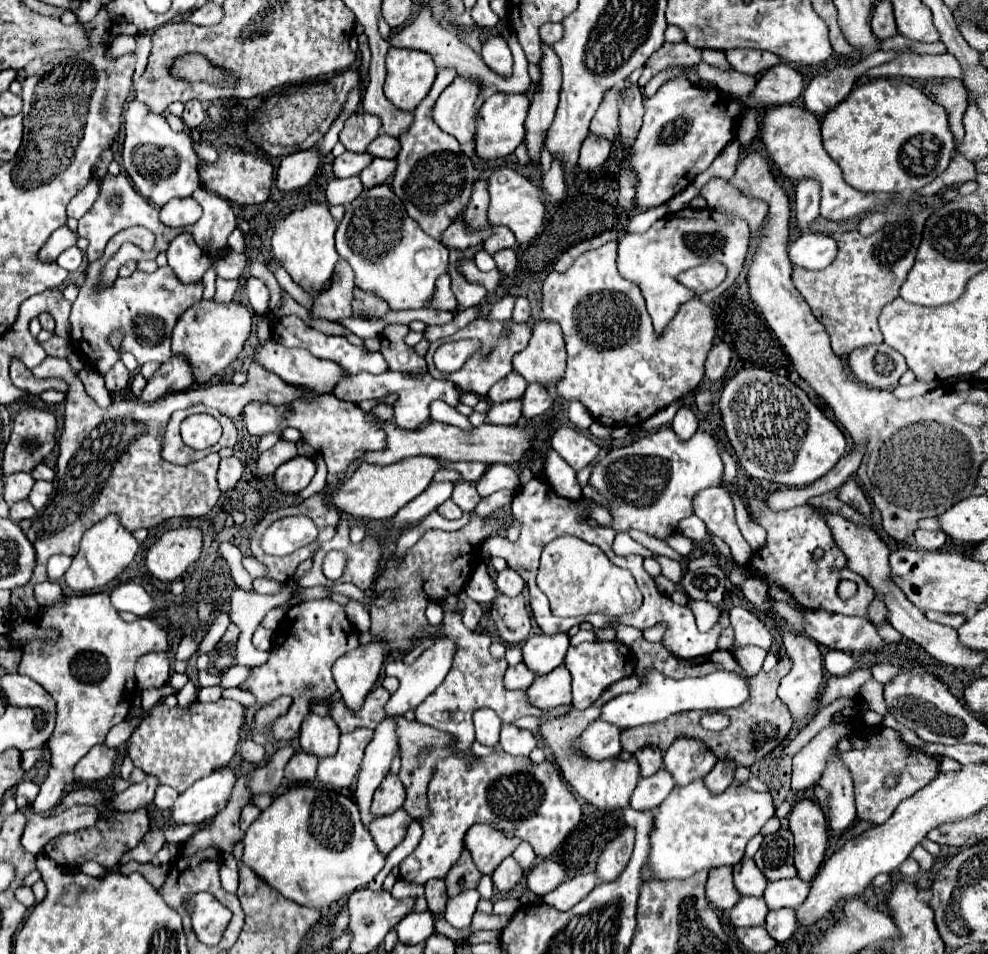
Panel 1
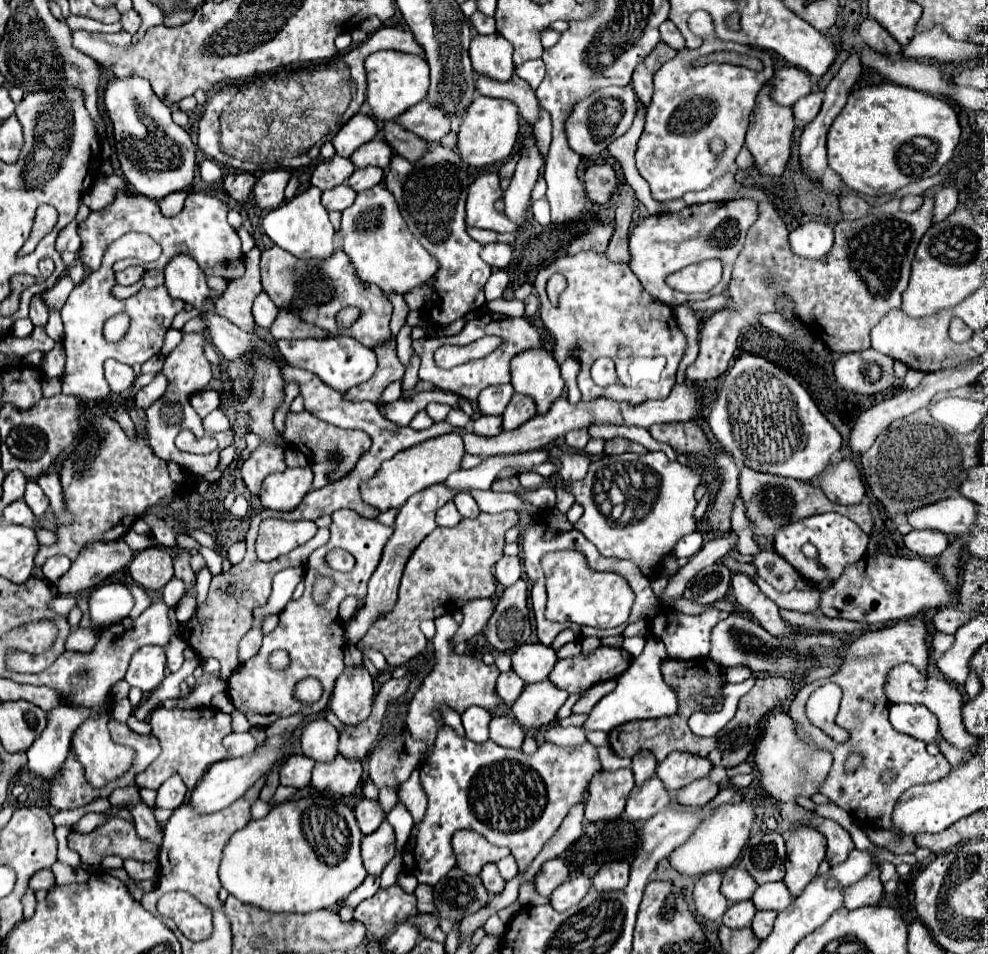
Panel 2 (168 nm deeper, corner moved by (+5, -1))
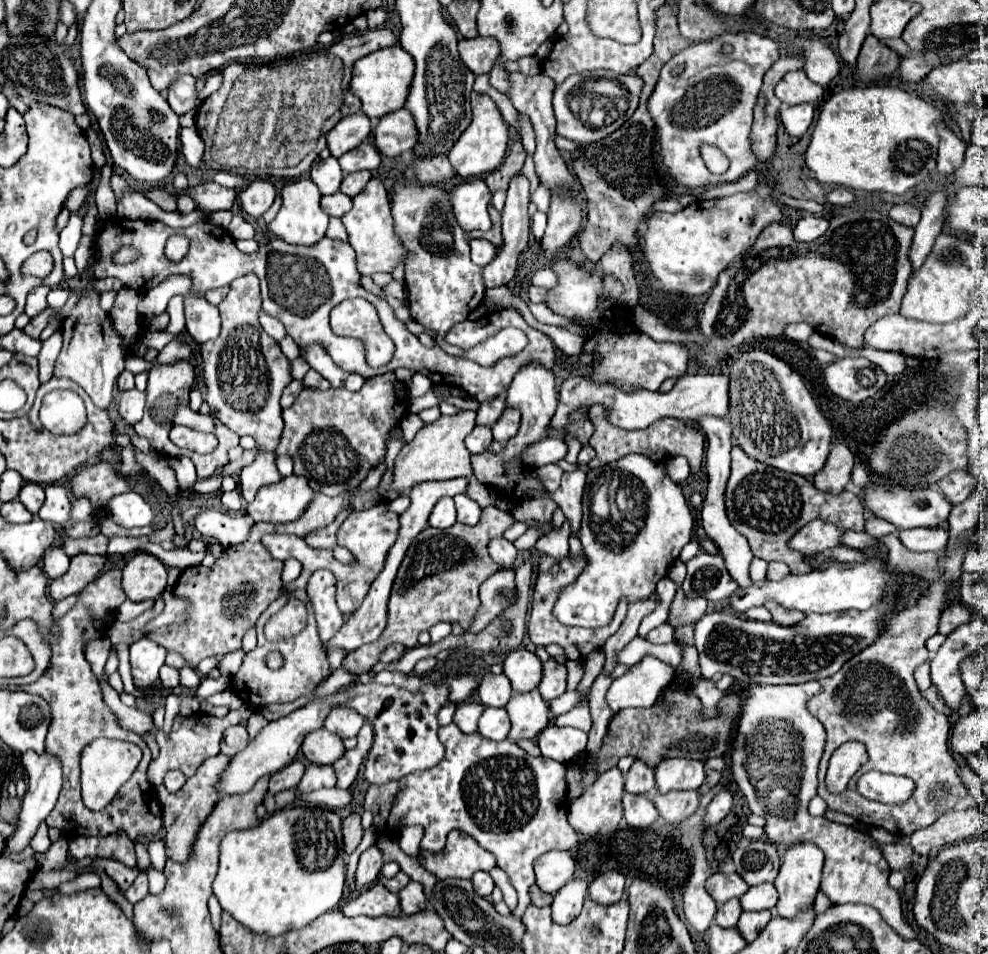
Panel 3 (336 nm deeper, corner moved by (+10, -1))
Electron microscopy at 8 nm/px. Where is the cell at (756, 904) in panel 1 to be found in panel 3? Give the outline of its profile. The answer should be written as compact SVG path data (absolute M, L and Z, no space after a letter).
M732 898L730 902L726 902L726 904L722 904L722 906L718 908L714 922L716 922L718 926L722 926L722 928L734 928L736 922L738 922L738 918L740 918L740 914L742 914L740 900L738 900L738 898Z

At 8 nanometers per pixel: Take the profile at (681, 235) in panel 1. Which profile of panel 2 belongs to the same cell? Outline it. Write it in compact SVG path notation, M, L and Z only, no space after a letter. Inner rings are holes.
M739 198L739 200L729 200L729 202L709 202L709 204L697 204L697 206L687 206L681 212L673 214L657 214L645 218L629 236L629 250L631 250L631 270L643 284L643 288L661 302L669 302L671 306L679 306L687 300L705 300L713 294L721 294L729 280L731 280L731 270L735 264L735 258L739 256L745 234L749 226L759 218L757 212L757 202L751 198ZM707 258L719 258L723 262L723 278L721 282L705 294L677 294L677 290L669 288L665 278L689 264L703 262Z

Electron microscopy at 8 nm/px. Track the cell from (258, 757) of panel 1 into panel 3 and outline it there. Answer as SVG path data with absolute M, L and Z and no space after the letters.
M230 726L226 732L224 732L224 738L222 738L222 754L224 756L234 756L236 752L244 750L246 744L250 742L250 736L246 732L244 726Z

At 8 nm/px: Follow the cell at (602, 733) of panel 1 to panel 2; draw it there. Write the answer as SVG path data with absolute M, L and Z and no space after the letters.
M451 726L439 728L433 752L423 762L423 768L419 770L421 788L427 796L427 814L423 822L413 828L411 838L403 849L405 870L413 874L419 880L419 884L435 886L455 866L455 854L451 848L453 832L459 828L471 828L481 836L485 836L491 844L507 846L511 850L511 856L517 860L519 874L523 874L529 868L529 864L535 860L535 856L541 852L545 842L557 832L569 808L575 802L579 802L579 794L583 794L583 786L587 786L587 782L599 770L601 770L601 762L591 742L577 748L563 748L563 750L545 742L543 746L537 748L535 754L525 754L521 750L503 748L493 740L477 744L469 738L459 736Z

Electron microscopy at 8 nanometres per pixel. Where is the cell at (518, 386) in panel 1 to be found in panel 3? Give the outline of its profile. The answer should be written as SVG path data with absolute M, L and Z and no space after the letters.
M502 394L502 398L492 398L490 402L480 402L480 408L476 410L476 424L484 424L484 426L492 426L502 410L506 408L506 396Z

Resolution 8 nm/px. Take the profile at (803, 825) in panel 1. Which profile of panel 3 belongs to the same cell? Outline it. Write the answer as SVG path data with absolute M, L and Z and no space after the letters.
M802 842L802 844L794 844L790 846L784 856L782 856L782 866L778 872L778 878L774 880L774 886L778 890L778 904L776 904L776 912L784 918L792 918L800 908L808 906L814 902L816 892L820 890L820 872L822 872L822 864L824 864L824 854L818 846L810 844L810 842Z

